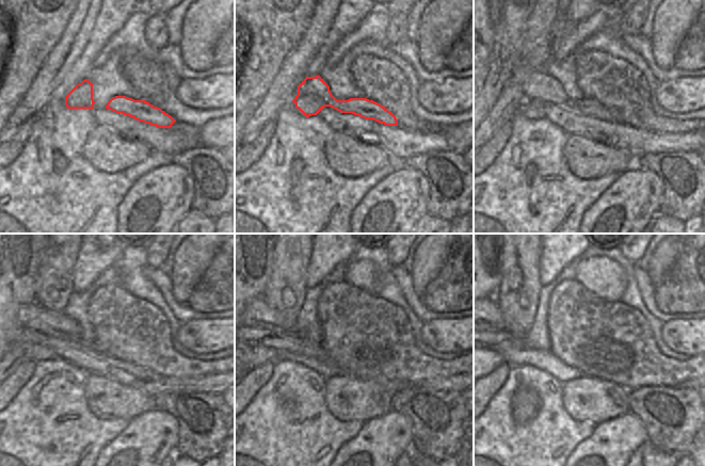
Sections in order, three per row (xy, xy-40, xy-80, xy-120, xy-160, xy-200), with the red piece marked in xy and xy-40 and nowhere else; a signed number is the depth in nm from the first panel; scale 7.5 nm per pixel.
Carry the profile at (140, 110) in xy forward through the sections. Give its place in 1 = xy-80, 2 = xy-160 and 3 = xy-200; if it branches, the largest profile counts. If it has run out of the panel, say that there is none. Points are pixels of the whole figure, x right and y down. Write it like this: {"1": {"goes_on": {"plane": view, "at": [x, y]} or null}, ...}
{"1": {"goes_on": {"plane": "xy-80", "at": [541, 89]}}, "2": {"goes_on": {"plane": "xy-160", "at": [257, 314]}}, "3": {"goes_on": {"plane": "xy-200", "at": [495, 322]}}}

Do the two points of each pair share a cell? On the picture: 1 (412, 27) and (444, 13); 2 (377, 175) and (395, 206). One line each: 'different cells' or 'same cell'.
1: different cells
2: different cells

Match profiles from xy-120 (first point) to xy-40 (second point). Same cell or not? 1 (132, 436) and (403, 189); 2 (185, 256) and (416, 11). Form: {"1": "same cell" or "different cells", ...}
{"1": "same cell", "2": "different cells"}

